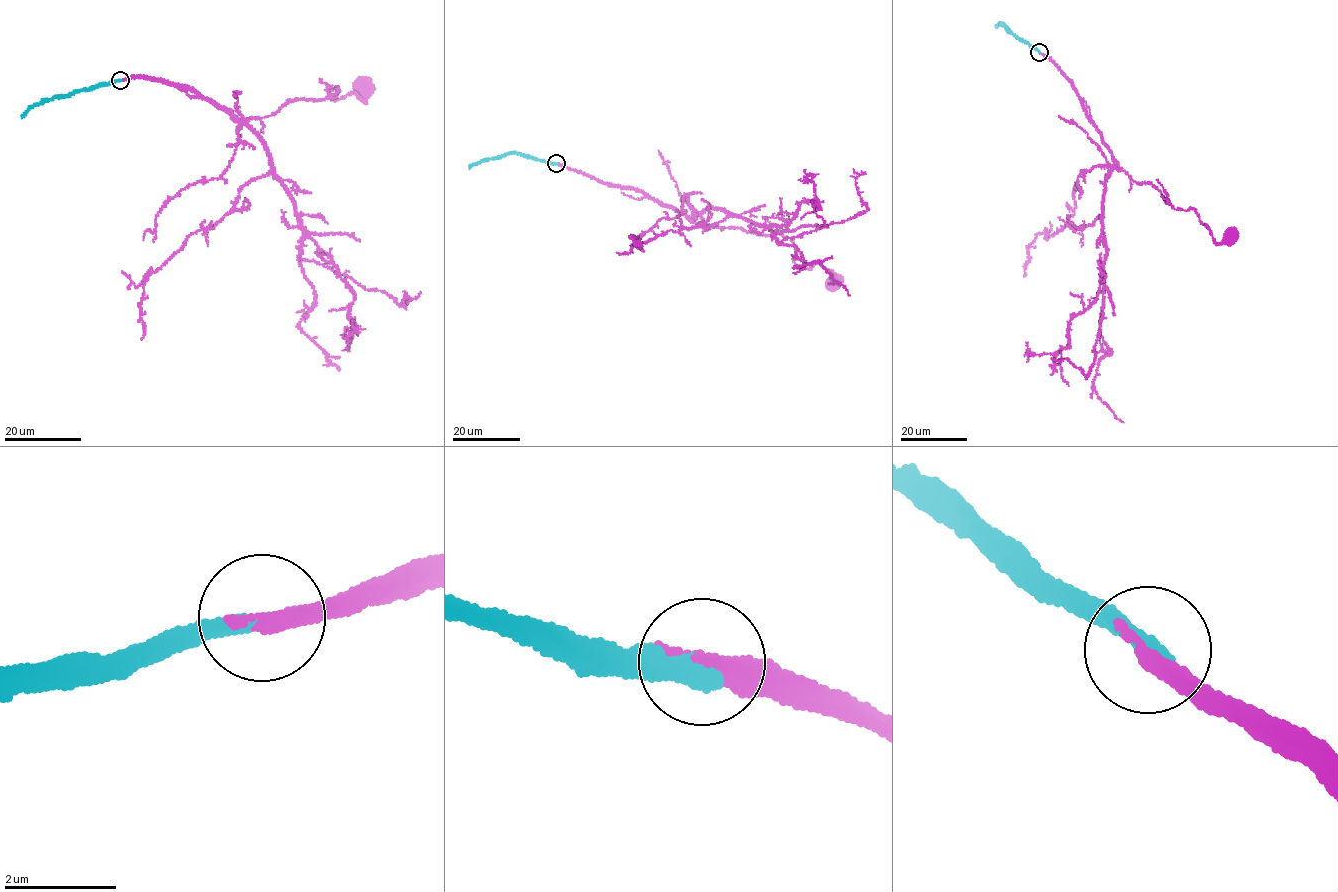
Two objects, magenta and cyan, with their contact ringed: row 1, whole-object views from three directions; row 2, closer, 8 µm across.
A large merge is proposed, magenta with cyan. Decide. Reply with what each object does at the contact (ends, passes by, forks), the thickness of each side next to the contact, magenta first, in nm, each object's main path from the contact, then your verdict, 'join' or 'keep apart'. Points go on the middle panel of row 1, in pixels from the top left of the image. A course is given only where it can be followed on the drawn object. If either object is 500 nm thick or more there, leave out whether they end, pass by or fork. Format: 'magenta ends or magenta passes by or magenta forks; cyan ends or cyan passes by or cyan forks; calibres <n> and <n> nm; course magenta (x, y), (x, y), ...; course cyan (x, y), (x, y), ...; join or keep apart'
magenta ends; cyan ends; calibres 360 and 400 nm; course magenta (555, 163), (641, 190), (696, 223), (780, 233), (796, 246), (792, 260), (801, 267), (817, 263), (834, 280); course cyan (555, 163), (515, 153), (484, 159), (469, 168); join

